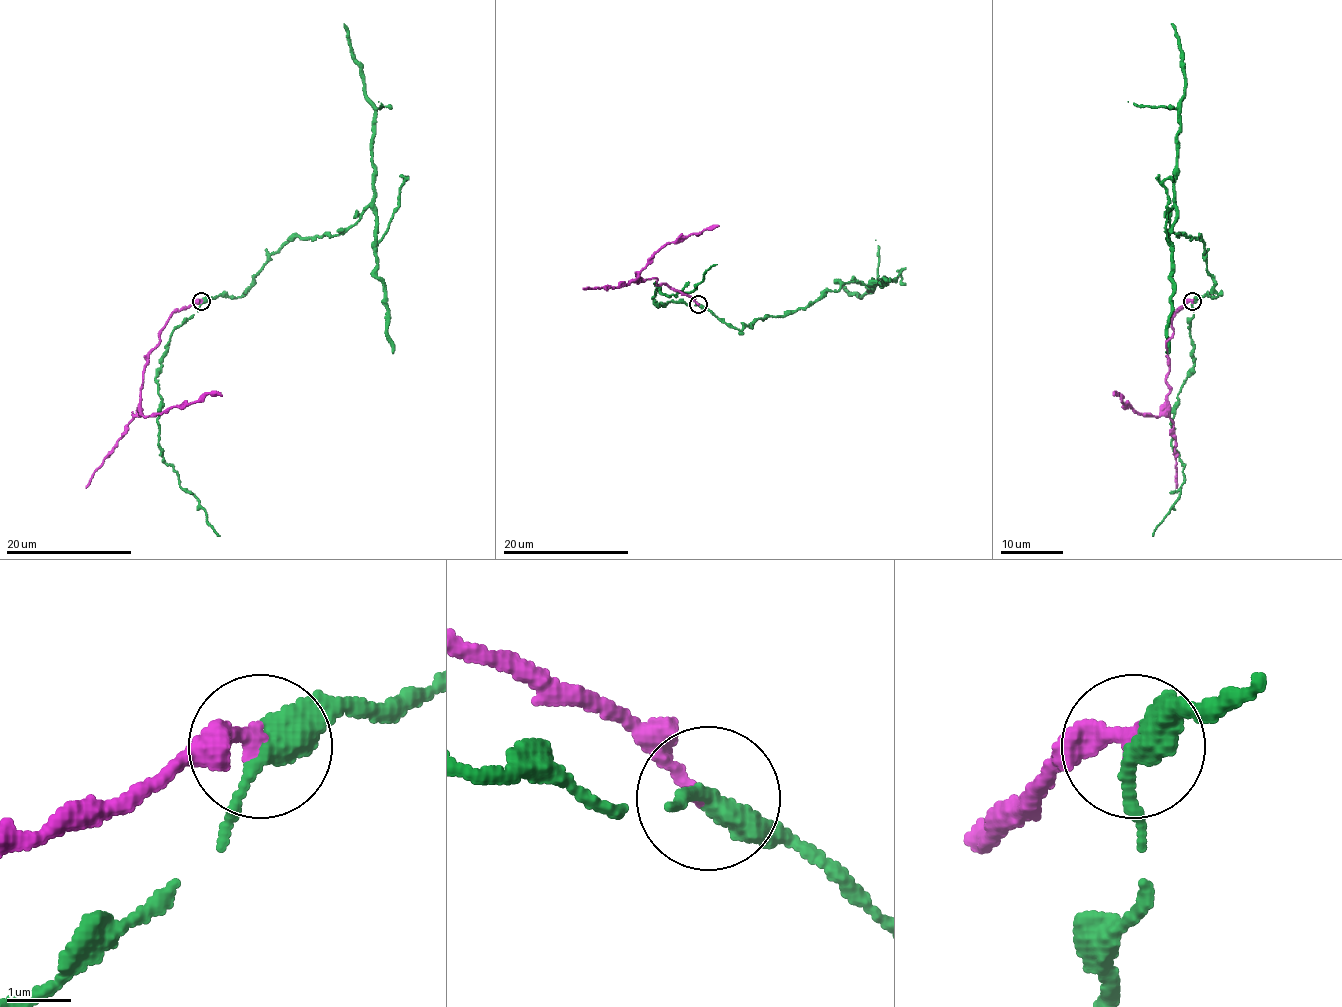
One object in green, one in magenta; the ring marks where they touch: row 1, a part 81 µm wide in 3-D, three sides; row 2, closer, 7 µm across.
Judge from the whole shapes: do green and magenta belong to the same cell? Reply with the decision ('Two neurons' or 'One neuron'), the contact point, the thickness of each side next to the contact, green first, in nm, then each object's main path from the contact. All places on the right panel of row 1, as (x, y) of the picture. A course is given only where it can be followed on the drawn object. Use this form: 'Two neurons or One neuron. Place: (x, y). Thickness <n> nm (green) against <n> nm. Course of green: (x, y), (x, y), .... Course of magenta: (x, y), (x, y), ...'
Two neurons. Place: (1192, 301). Thickness 360 nm (green) against 240 nm. Course of green: (1193, 302), (1218, 295), (1204, 243), (1171, 229), (1185, 77), (1171, 23). Course of magenta: (1193, 302), (1172, 320), (1174, 335), (1166, 344), (1169, 393), (1161, 413), (1144, 416), (1116, 393), (1114, 396)

